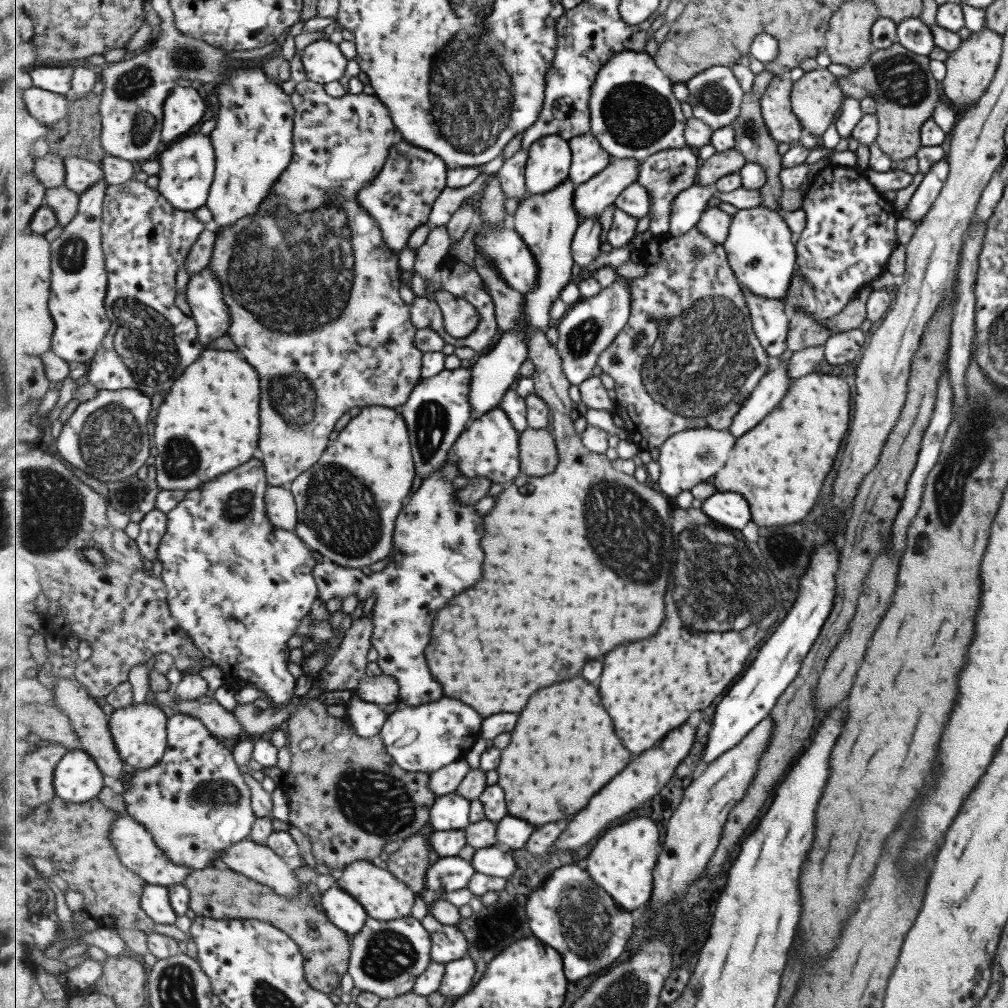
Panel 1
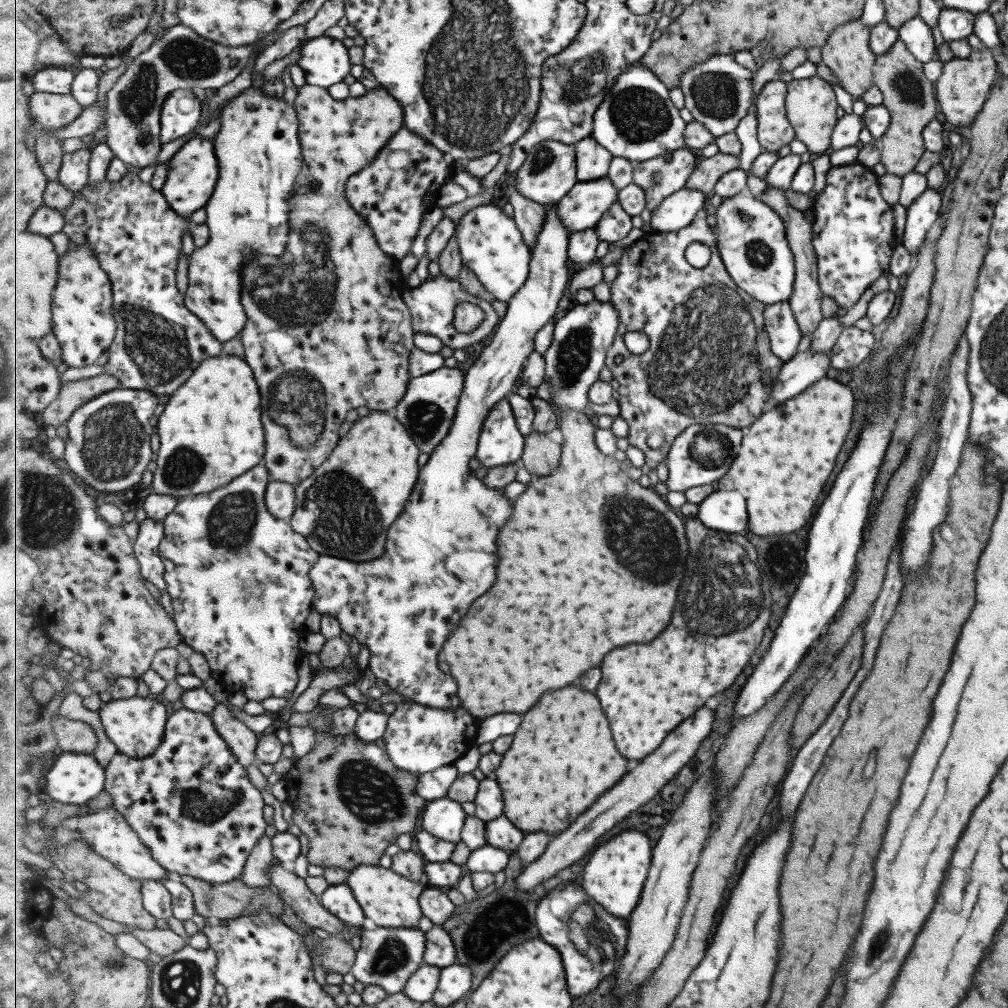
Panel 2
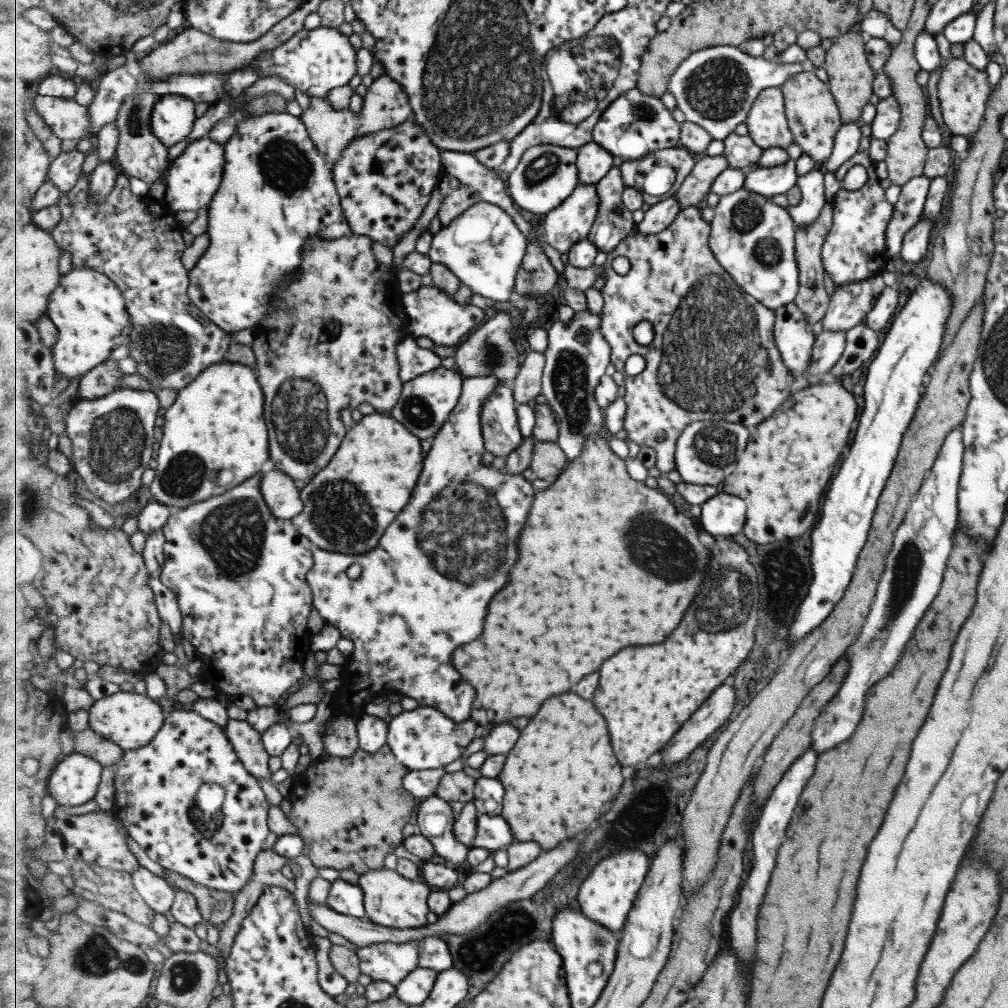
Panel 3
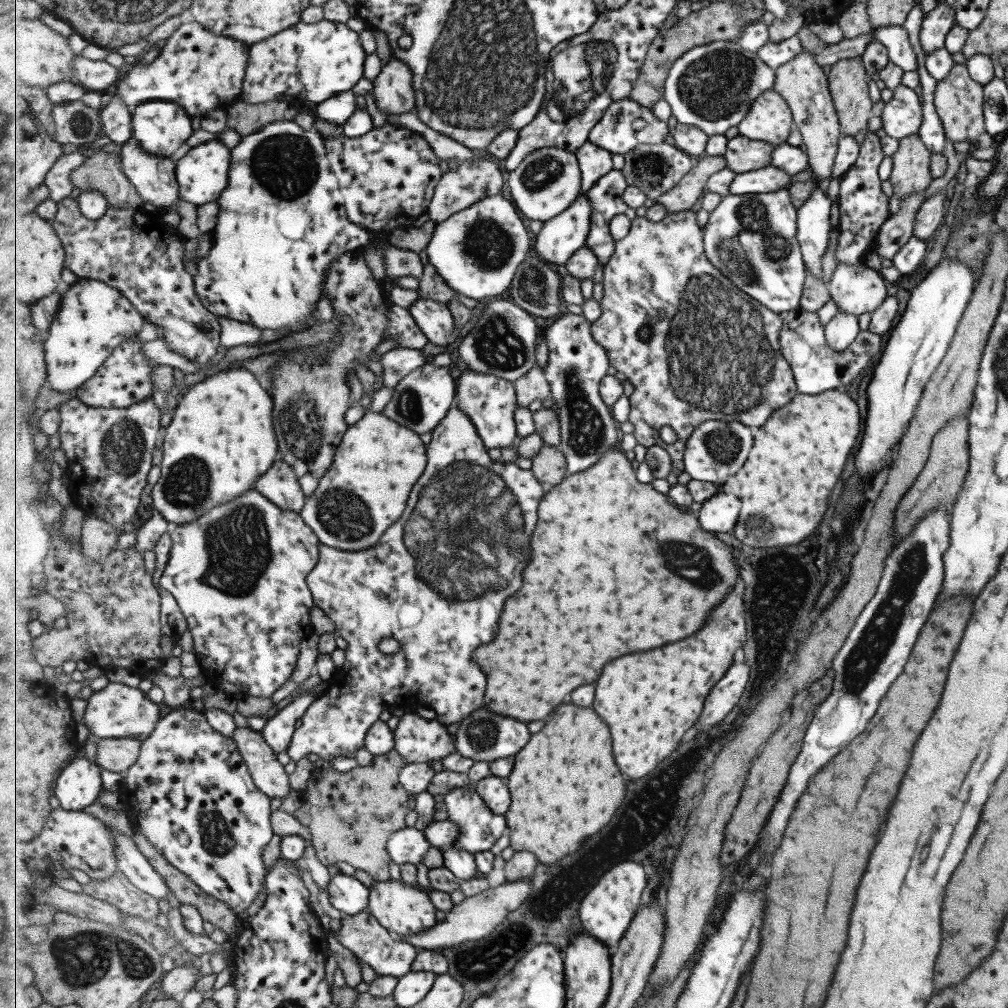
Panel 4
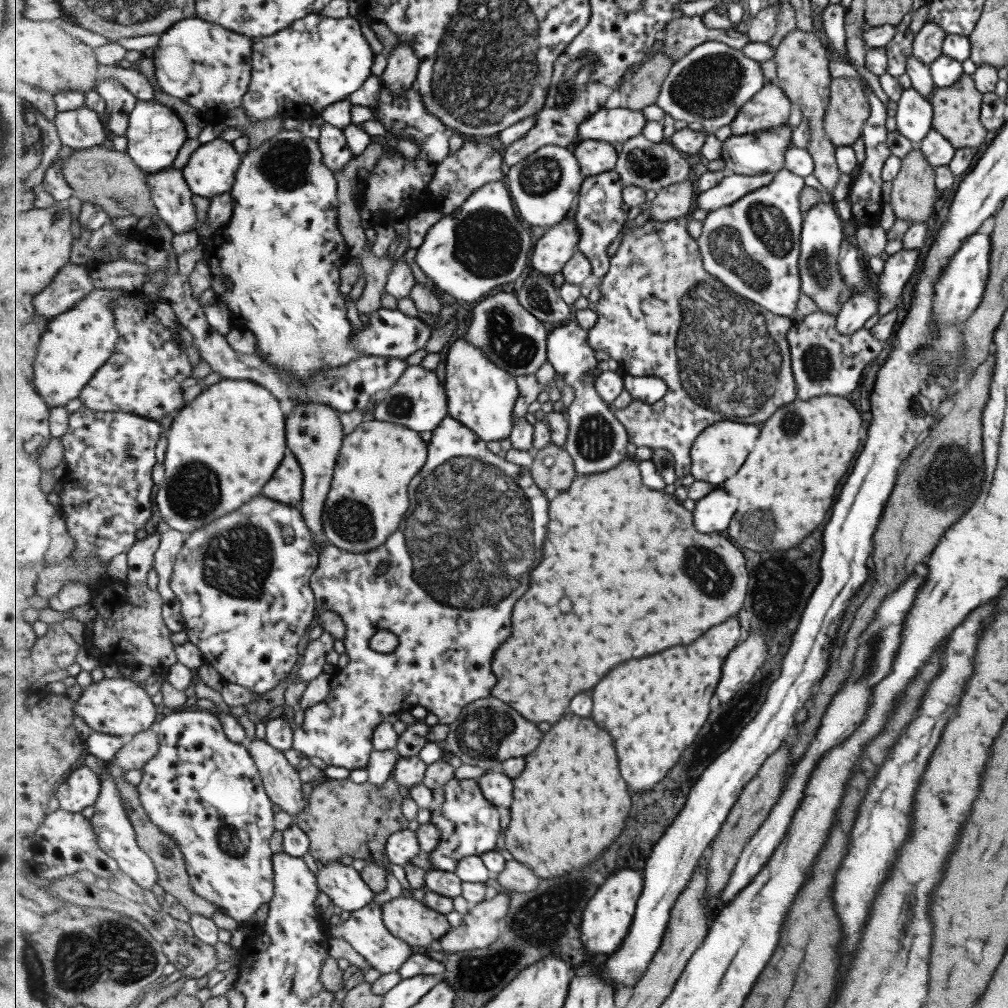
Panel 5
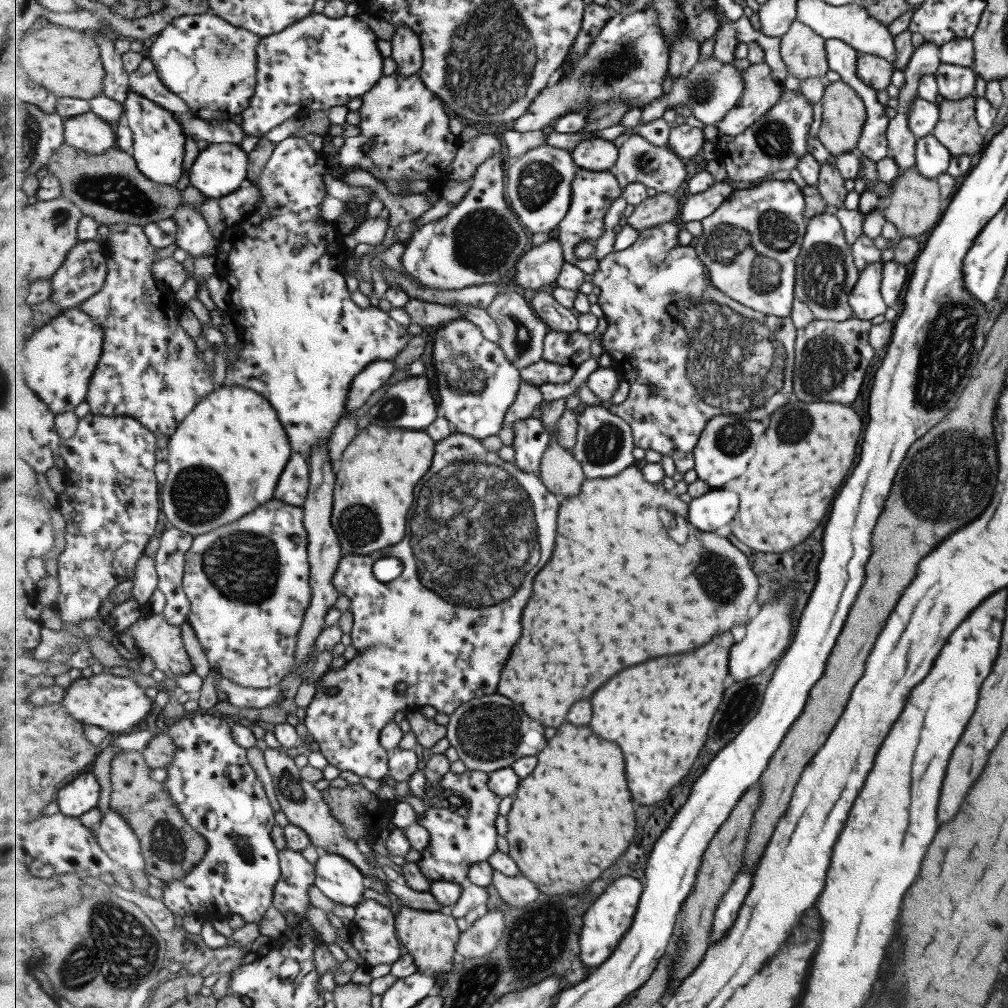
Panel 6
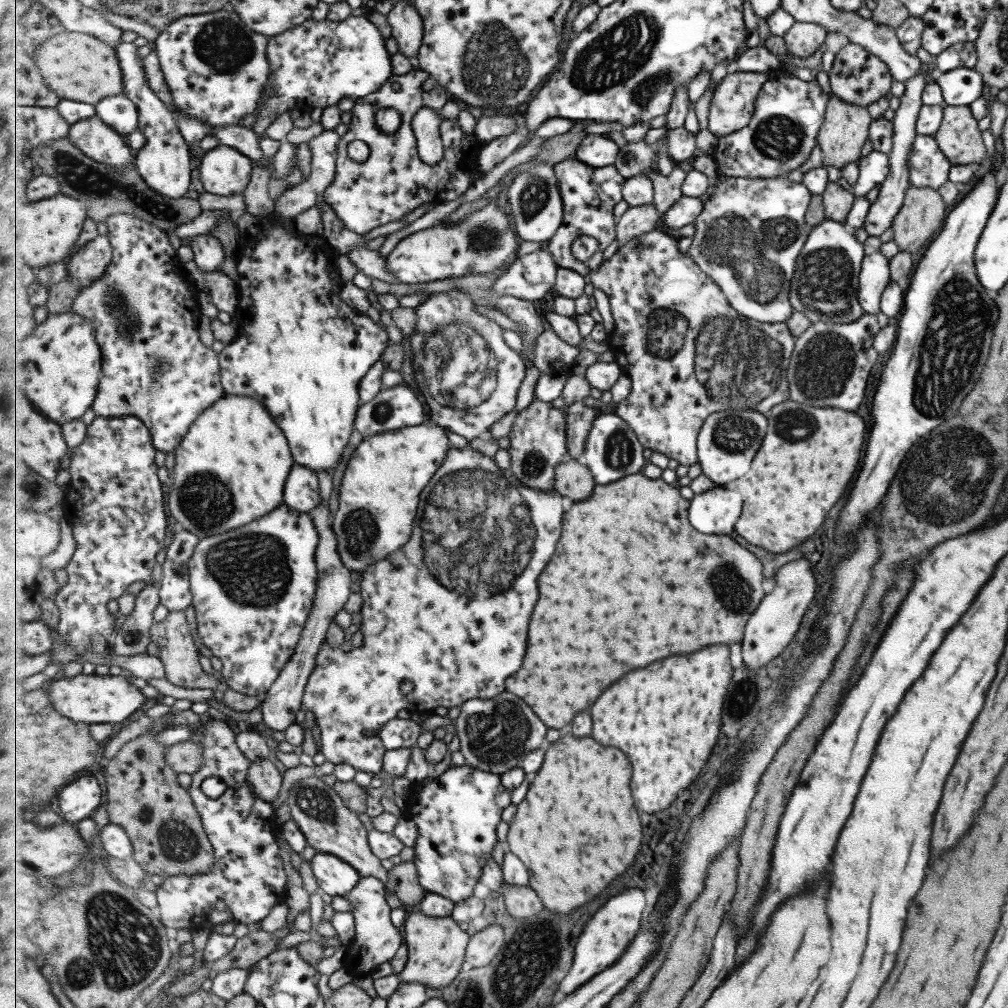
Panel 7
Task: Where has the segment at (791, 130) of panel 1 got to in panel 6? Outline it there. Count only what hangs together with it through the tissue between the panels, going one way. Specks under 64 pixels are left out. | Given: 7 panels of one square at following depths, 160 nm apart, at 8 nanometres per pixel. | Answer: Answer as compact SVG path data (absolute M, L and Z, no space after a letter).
M765 62L749 65L743 72L745 80L744 96L738 106L729 111L729 115L717 126L719 135L726 138L743 134L751 125L755 125L780 100L781 88L773 82L771 66Z

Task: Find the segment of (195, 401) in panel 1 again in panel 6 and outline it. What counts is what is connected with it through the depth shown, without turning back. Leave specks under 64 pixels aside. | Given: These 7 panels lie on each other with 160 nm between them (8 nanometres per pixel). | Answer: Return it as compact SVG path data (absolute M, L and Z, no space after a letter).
M239 385L215 389L169 438L169 471L161 493L169 525L199 536L266 505L276 498L279 476L294 451L277 410L265 395Z

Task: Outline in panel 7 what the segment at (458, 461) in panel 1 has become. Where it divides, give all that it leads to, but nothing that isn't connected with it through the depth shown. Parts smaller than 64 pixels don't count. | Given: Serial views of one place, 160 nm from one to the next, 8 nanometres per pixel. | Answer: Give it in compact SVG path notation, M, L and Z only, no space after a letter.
M451 289L447 292L433 293L423 304L418 308L417 331L411 335L411 350L414 358L414 375L415 382L422 389L422 395L426 404L429 406L430 419L442 428L449 428L452 433L463 436L468 442L479 438L482 434L489 432L492 426L502 419L508 412L515 410L518 403L518 395L524 378L526 377L525 360L519 356L518 350L513 350L508 342L504 339L503 329L497 322L487 318L476 310L476 306L471 300L471 297L461 289Z

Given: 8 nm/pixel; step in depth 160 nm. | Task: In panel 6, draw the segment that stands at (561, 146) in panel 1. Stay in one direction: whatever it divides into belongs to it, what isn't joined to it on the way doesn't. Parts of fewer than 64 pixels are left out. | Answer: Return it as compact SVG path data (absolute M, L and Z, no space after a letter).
M547 144L541 145L510 161L506 169L509 204L520 218L521 224L531 233L546 232L555 235L560 222L568 216L572 206L573 181L580 170L572 151Z

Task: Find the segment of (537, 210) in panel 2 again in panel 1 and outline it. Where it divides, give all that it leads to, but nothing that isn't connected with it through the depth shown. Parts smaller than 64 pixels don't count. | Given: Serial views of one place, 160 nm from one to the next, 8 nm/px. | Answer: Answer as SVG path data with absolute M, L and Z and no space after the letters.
M520 148L512 157L504 161L497 172L505 195L521 203L530 195L526 186L528 158L529 150Z

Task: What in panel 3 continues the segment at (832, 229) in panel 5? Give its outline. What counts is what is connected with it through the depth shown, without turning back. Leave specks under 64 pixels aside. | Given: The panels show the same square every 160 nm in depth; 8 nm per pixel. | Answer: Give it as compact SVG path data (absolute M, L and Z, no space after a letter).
M815 167L803 176L796 178L797 189L800 191L800 199L796 205L791 206L791 215L794 221L799 227L805 226L815 222L817 215L825 204L825 199L823 198L823 171L820 167Z

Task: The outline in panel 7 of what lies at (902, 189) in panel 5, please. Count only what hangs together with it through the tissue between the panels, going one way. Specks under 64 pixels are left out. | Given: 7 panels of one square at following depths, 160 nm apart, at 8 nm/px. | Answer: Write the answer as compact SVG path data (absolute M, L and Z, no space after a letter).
M908 186L901 208L893 217L890 226L894 236L892 240L899 251L919 252L919 248L940 230L945 207L936 190Z

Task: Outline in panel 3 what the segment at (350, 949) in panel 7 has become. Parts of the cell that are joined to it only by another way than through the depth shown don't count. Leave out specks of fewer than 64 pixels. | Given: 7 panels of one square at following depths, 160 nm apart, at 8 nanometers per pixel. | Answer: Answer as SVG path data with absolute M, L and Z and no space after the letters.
M382 942L363 947L357 945L356 953L363 974L397 987L419 966L421 942Z

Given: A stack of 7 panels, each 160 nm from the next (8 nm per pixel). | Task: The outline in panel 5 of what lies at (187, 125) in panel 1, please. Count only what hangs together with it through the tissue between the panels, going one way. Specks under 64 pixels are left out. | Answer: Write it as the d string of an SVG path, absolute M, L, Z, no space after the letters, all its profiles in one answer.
M139 100L136 108L131 112L129 129L126 134L128 139L127 152L147 173L158 173L162 170L170 169L187 142L187 130L183 120L177 116L177 112L169 106L163 106L161 101L141 101Z

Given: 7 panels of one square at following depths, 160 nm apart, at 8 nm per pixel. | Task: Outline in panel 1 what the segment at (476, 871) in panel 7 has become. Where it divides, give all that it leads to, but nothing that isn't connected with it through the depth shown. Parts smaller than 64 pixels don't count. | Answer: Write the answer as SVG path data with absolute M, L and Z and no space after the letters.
M515 815L498 822L498 846L505 849L525 849L537 826Z

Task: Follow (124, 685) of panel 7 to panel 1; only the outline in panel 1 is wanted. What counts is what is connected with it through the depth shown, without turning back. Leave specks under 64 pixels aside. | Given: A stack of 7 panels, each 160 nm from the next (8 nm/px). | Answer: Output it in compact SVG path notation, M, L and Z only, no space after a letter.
M140 704L117 708L110 719L110 729L120 757L132 768L153 768L168 749L168 720L171 713L160 705Z

